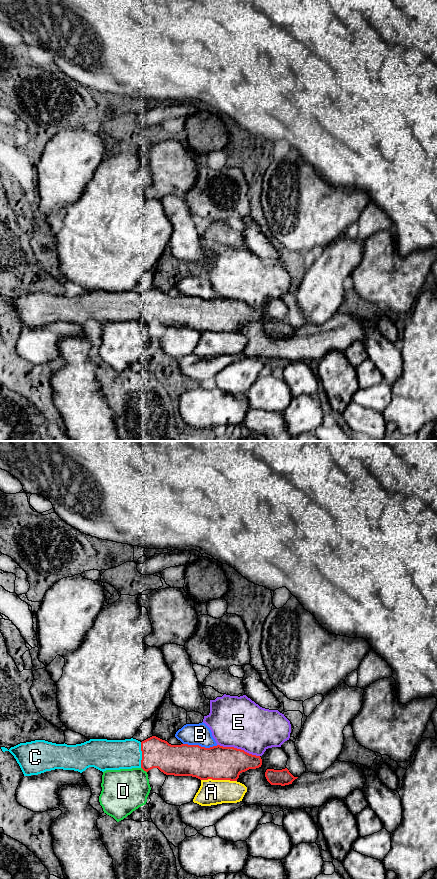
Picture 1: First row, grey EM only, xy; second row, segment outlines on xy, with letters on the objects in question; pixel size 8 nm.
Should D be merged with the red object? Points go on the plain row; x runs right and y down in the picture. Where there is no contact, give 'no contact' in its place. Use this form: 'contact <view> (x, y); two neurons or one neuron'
contact xy (144, 322); two neurons

